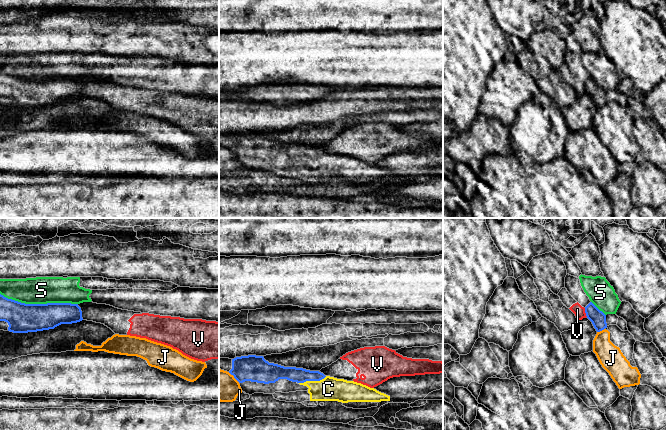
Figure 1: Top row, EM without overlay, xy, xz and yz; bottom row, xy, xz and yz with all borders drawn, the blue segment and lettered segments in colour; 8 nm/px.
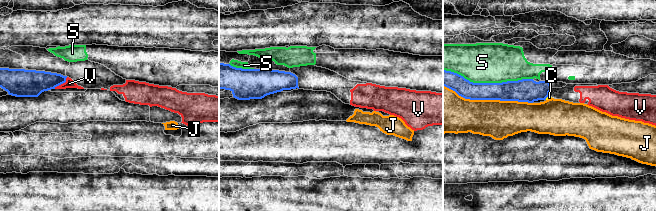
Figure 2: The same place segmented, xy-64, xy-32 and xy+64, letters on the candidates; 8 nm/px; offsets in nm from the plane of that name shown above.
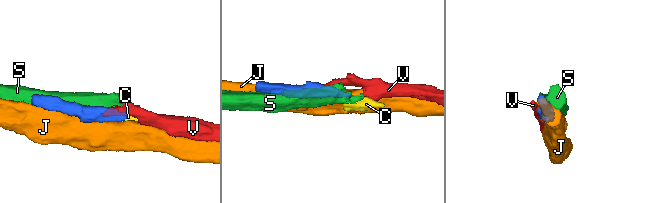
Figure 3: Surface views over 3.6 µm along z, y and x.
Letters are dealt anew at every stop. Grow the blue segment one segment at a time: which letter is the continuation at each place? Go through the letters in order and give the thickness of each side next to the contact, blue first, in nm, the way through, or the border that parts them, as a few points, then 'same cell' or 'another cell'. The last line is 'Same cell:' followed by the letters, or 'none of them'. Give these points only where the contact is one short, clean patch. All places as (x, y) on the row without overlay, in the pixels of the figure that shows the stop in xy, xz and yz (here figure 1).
C: 120 nm thick on the blue side, 190 nm on the other; runs through xz (299, 151), (312, 156), (322, 164), (328, 165); same cell
J: 120 nm thick on the blue side, 200 nm on the other; another cell
S: 240 nm thick on the blue side, 220 nm on the other; another cell
V: 120 nm thick on the blue side, 90 nm on the other; border along yz (584, 84), (587, 92); another cell
Same cell: C

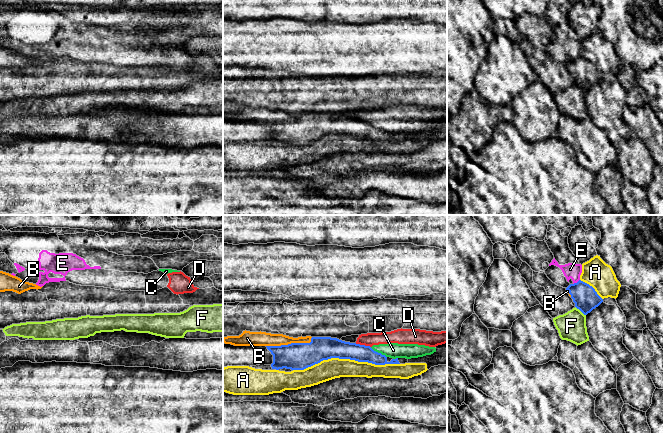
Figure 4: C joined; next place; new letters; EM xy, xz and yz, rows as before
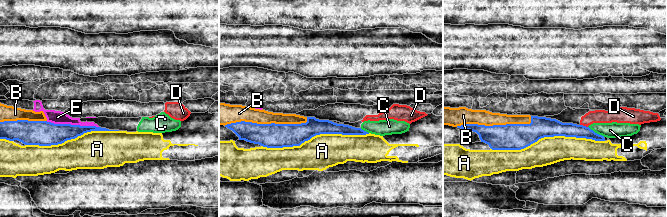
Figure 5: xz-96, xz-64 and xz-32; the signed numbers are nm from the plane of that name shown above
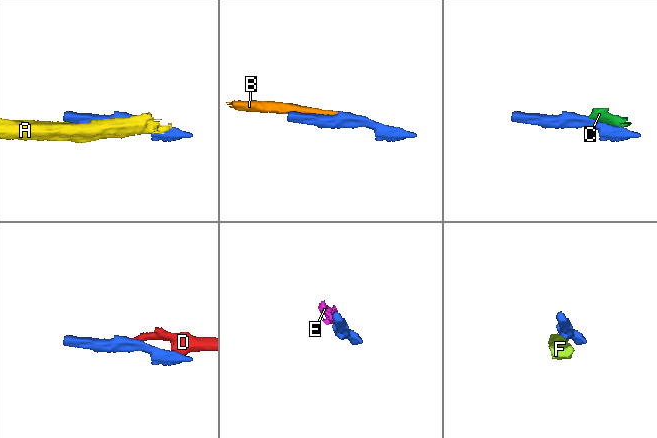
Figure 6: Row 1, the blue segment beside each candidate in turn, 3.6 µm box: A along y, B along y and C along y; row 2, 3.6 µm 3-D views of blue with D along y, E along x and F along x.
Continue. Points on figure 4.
A: 190 nm thick on the blue side, 170 nm on the other; another cell
B: 220 nm thick on the blue side, 110 nm on the other; same cell
C: 140 nm thick on the blue side, 130 nm on the other; border along xz (370, 123), (386, 133); another cell
D: 160 nm thick on the blue side, 110 nm on the other; border along xz (355, 119), (370, 123); another cell
E: 200 nm thick on the blue side, 120 nm on the other; another cell
F: 200 nm thick on the blue side, 240 nm on the other; another cell
Same cell: B

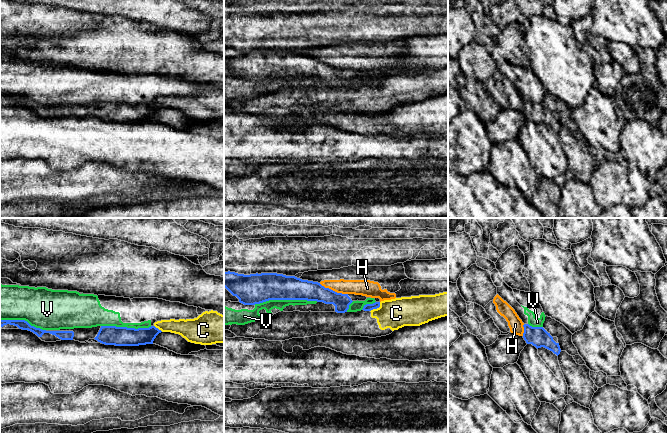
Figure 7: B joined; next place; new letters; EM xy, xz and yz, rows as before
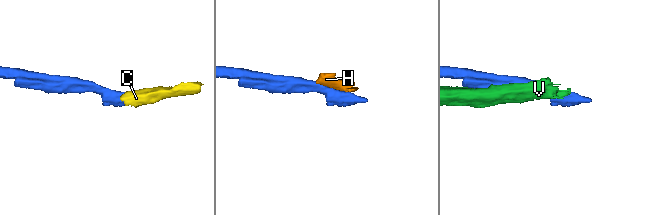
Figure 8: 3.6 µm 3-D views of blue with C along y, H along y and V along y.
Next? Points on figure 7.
C: 60 nm thick on the blue side, 240 nm on the other; border along xz (380, 78), (377, 84), (373, 84), (370, 87); another cell
H: 160 nm thick on the blue side, 130 nm on the other; border along xz (319, 59), (337, 68), (347, 70); another cell
V: 240 nm thick on the blue side, 80 nm on the other; another cell
Same cell: none of them

